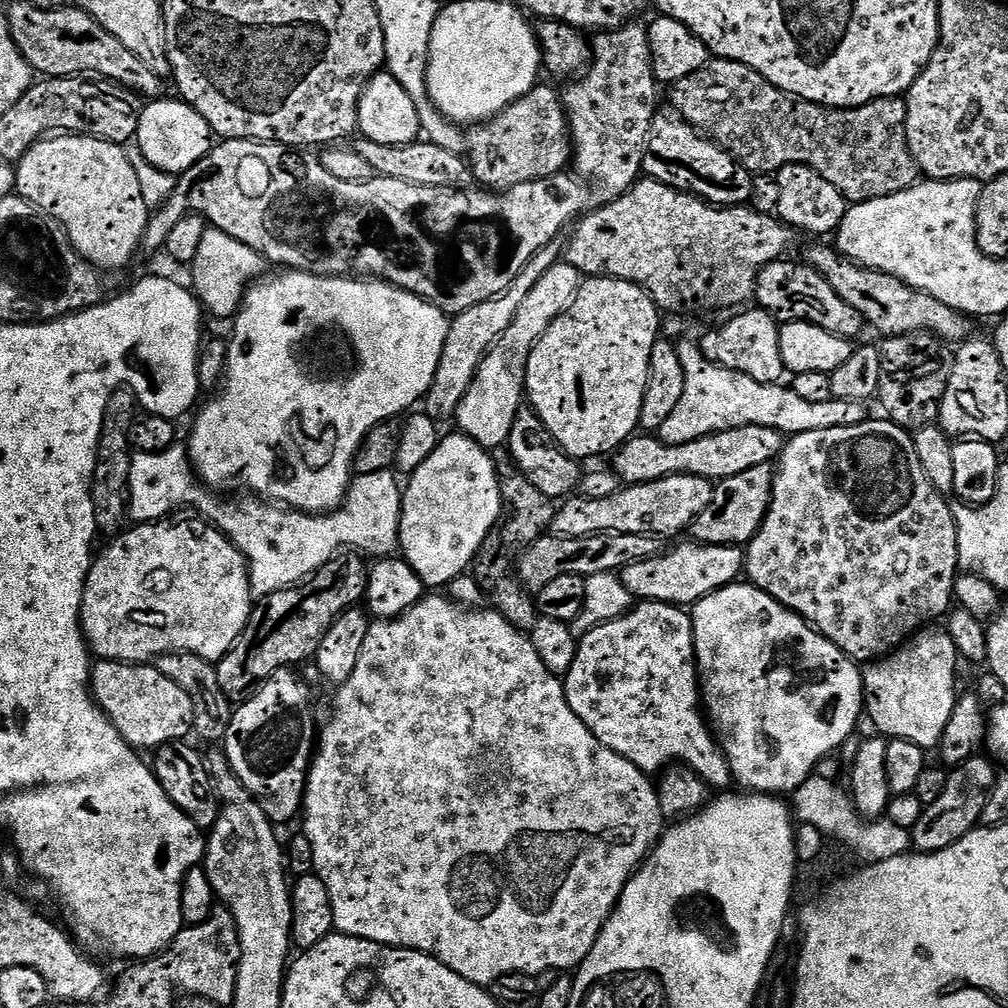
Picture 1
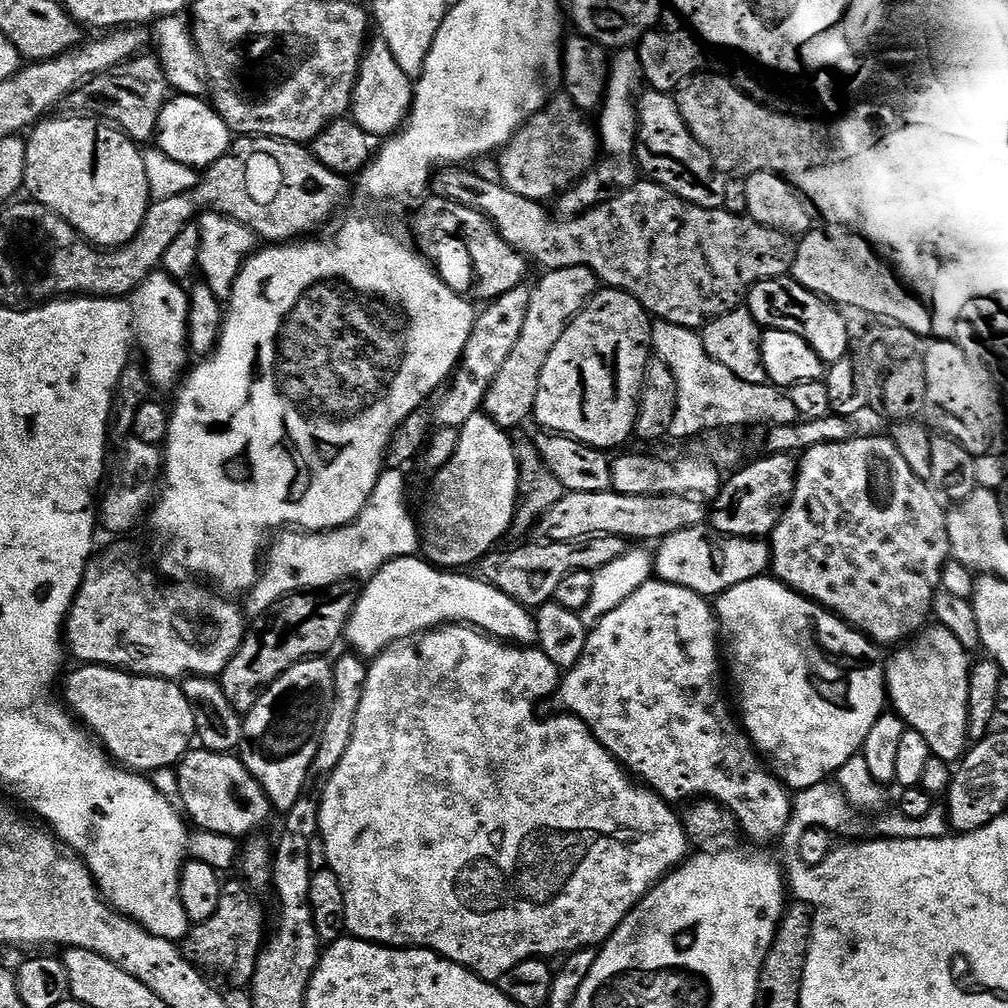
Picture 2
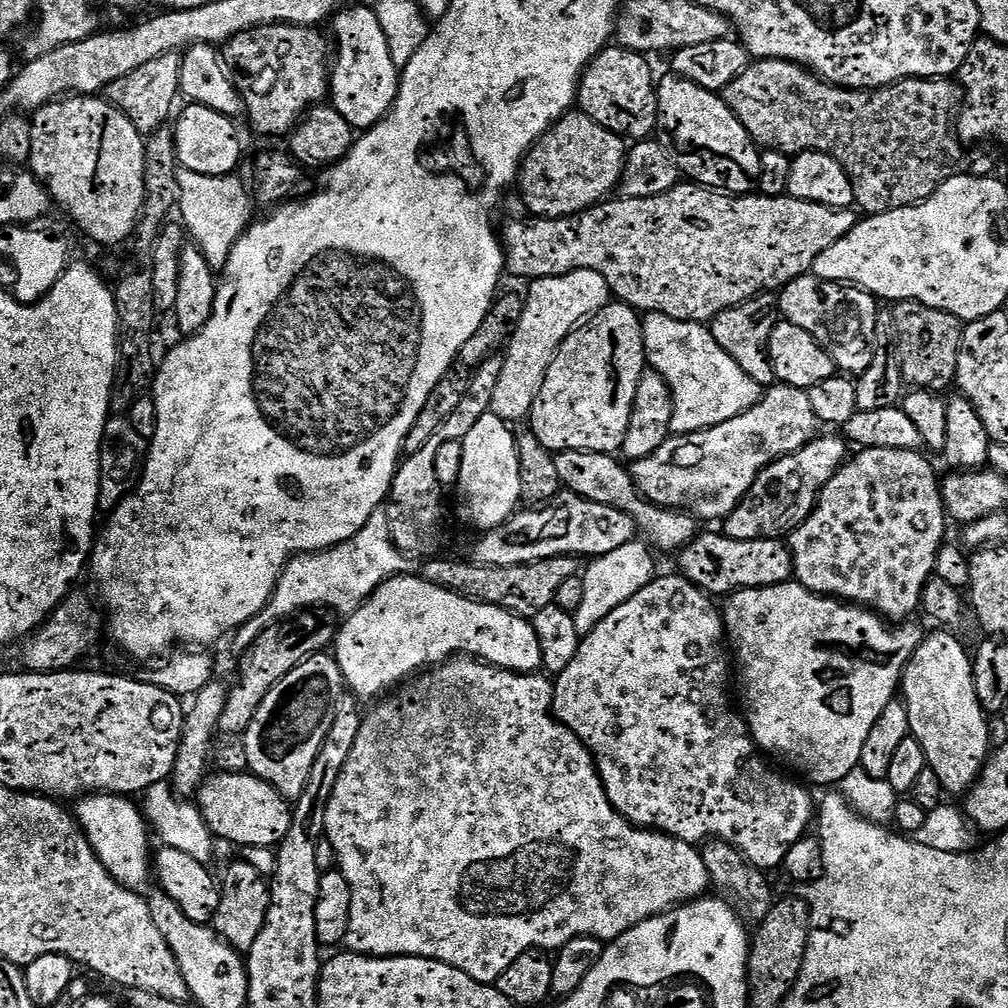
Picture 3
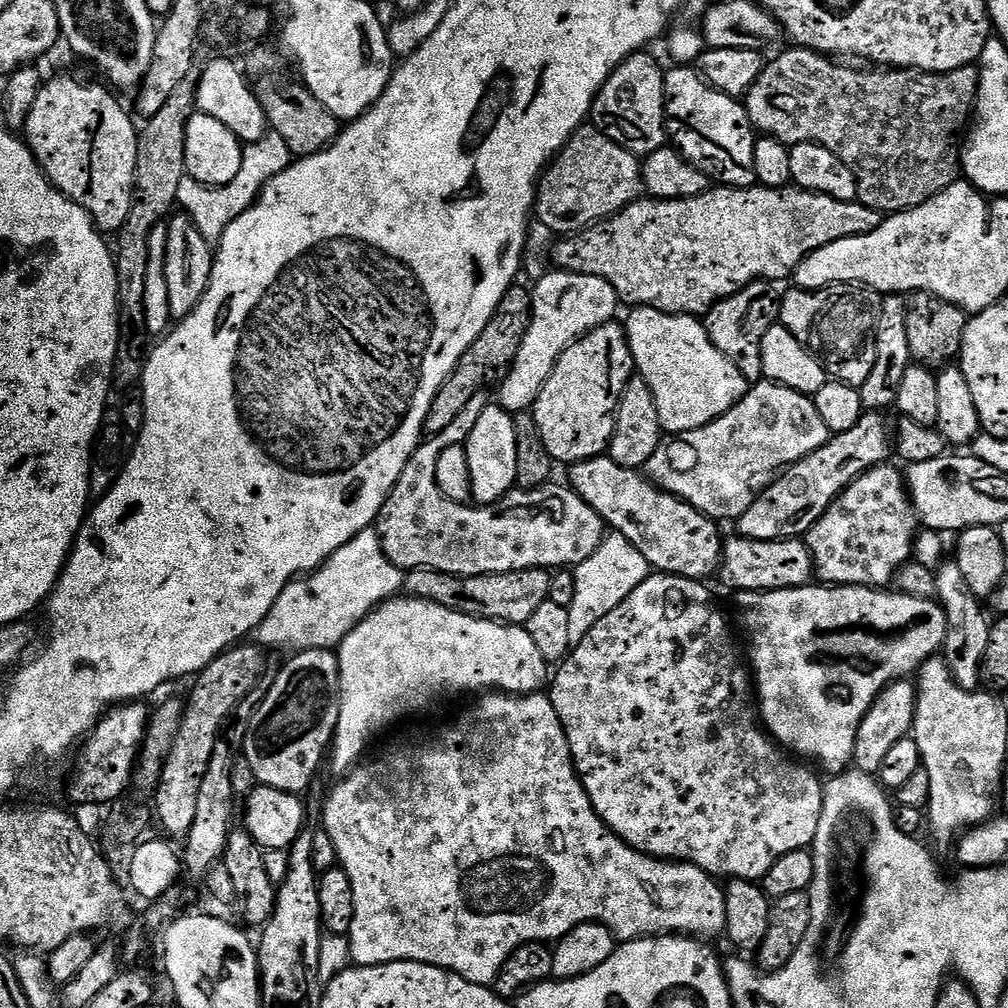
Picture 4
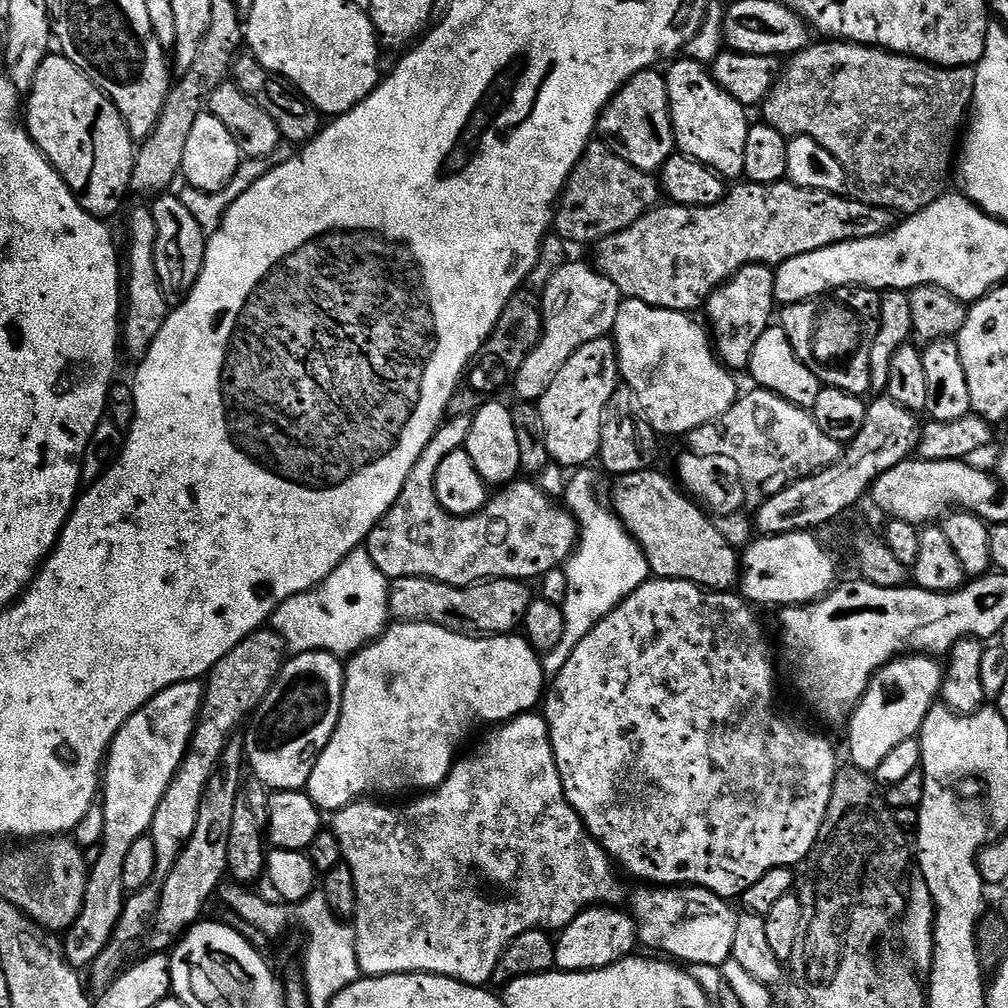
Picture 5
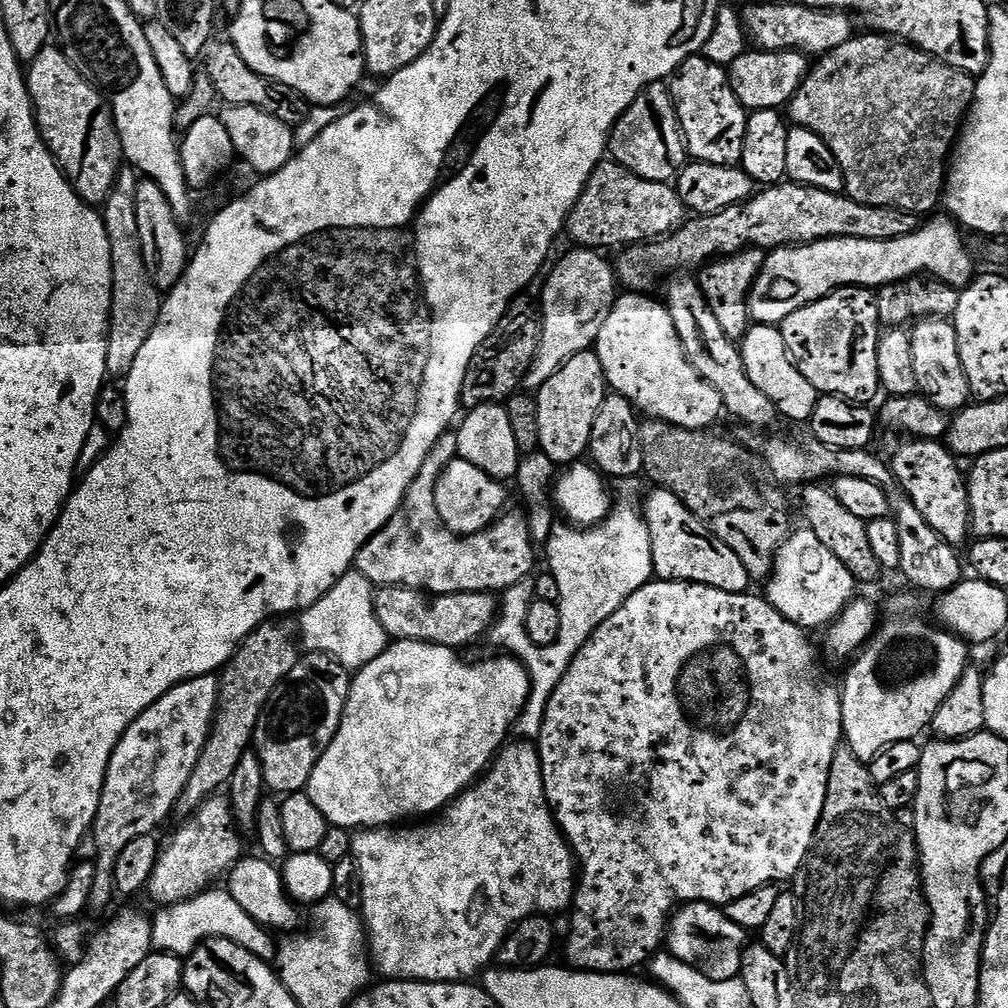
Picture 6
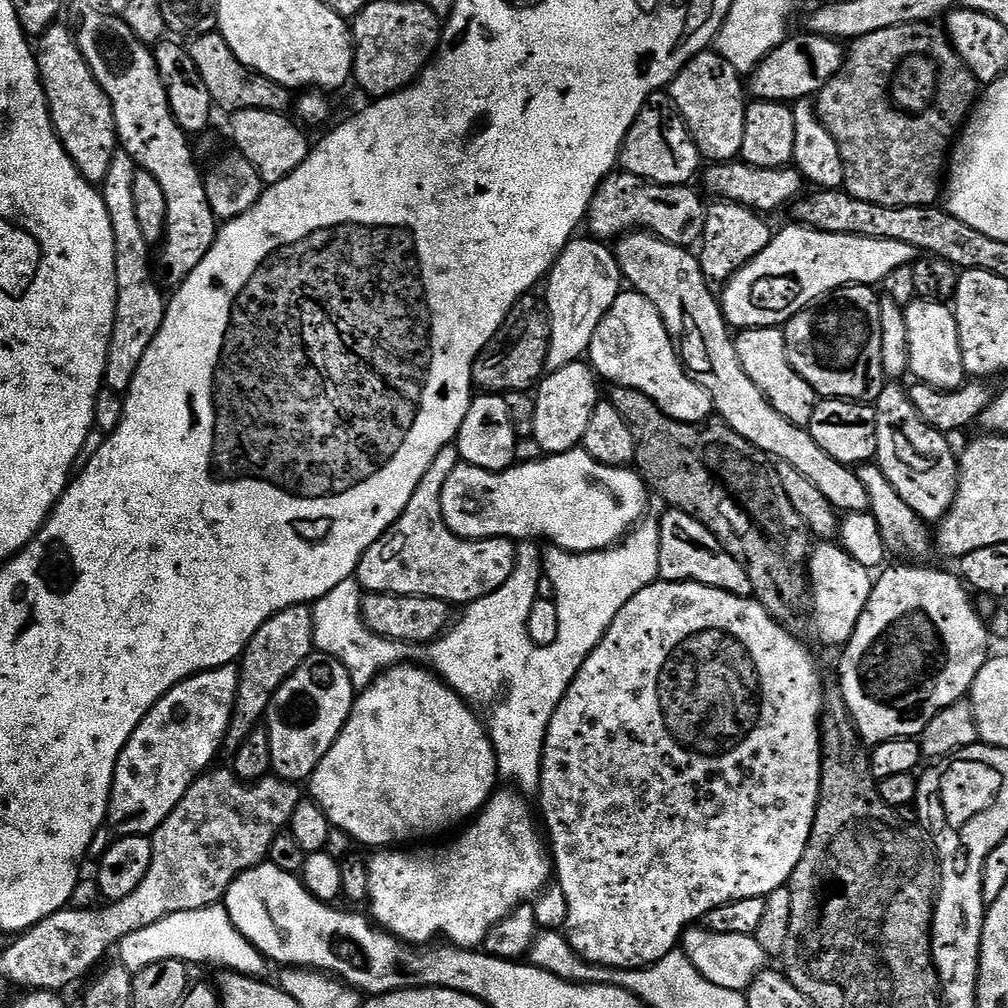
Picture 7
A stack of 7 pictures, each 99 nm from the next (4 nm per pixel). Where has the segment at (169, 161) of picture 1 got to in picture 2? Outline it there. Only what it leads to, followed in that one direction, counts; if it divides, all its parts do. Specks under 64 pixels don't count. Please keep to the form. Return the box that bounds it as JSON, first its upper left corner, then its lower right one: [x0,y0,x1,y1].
[155,95,234,170]

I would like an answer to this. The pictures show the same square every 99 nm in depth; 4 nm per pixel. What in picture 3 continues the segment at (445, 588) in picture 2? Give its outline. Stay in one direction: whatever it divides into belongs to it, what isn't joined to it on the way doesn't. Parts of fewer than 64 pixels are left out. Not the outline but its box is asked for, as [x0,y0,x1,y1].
[334,574,542,701]

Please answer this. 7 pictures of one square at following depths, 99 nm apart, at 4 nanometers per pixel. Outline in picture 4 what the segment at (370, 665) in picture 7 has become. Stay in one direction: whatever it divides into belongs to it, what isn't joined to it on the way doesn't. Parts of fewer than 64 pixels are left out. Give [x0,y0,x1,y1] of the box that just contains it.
[254,527,405,653]

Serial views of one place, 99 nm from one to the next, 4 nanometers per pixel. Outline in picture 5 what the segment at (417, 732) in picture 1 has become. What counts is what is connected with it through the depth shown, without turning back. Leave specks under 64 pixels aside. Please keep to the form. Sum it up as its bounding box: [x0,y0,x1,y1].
[331,711,737,986]

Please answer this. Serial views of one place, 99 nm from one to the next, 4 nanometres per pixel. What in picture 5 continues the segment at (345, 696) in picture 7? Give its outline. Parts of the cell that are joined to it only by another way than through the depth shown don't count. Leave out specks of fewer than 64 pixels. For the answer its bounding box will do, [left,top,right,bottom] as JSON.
[244,652,345,792]

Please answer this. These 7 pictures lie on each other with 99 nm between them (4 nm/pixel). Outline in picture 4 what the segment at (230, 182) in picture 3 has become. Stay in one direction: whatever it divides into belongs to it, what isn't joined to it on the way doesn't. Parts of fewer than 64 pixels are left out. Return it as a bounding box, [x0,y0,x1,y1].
[177,130,294,242]

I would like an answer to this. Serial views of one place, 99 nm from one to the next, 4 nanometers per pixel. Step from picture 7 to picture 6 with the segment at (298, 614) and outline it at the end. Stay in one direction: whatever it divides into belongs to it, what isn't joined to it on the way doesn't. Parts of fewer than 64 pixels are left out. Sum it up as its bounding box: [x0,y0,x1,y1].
[174,618,302,818]

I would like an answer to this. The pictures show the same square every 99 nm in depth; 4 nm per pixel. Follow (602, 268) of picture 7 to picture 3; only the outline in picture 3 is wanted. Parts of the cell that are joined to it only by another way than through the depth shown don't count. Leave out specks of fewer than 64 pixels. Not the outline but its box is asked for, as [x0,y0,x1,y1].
[490,270,610,426]

